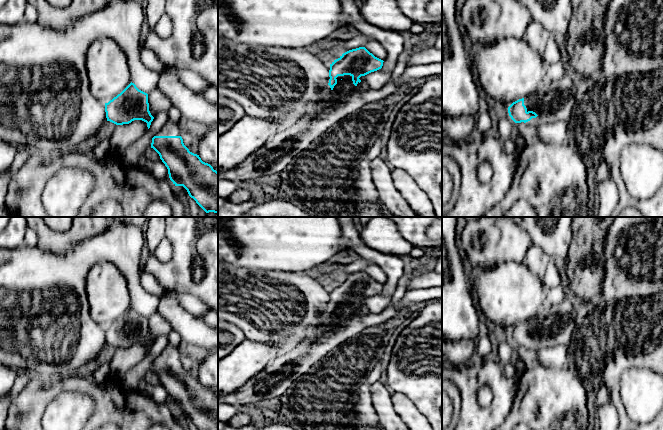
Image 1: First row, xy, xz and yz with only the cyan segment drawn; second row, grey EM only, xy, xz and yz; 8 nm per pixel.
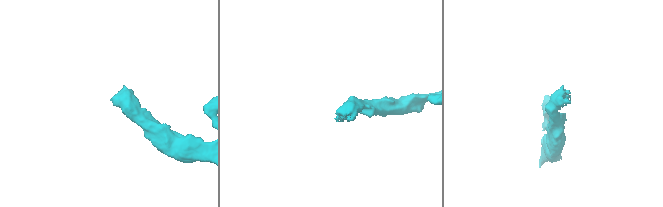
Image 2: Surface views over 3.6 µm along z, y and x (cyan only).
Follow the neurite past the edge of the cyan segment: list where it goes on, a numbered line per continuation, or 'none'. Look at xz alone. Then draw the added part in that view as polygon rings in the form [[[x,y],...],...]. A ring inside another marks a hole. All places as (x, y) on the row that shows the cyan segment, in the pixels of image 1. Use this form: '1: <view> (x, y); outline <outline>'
1: xz (345, 99); outline [[[338,76],[337,84],[331,89],[328,77],[321,97],[307,106],[301,119],[279,131],[235,168],[219,172],[218,179],[238,183],[282,172],[331,127],[367,103],[362,94],[370,87],[363,78],[361,76],[361,82],[355,86],[352,76]]]

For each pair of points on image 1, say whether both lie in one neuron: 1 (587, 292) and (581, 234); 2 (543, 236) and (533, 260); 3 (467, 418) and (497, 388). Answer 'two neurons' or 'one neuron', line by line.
1: one neuron
2: two neurons
3: one neuron

